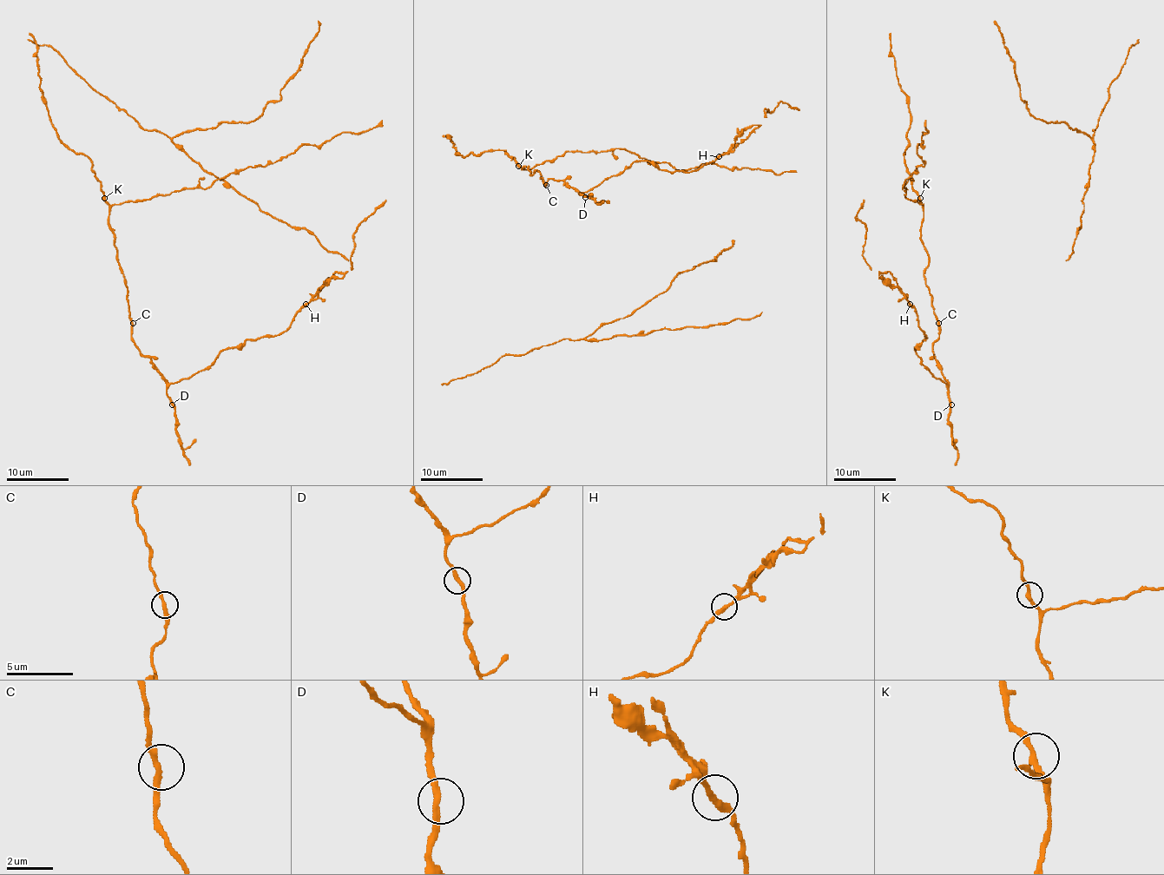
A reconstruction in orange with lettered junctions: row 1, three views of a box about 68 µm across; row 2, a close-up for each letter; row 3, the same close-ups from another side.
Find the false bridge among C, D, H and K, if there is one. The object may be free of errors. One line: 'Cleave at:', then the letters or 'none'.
Cleave at: H

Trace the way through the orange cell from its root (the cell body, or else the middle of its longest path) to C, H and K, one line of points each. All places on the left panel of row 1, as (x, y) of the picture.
C: (178, 190), (111, 207), (109, 227), (125, 278), (133, 323)
H: (178, 190), (114, 204), (109, 212), (131, 340), (168, 382), (205, 370), (225, 350), (281, 334), (305, 304)
K: (178, 190), (168, 194), (156, 194), (148, 199), (111, 206), (104, 198)

